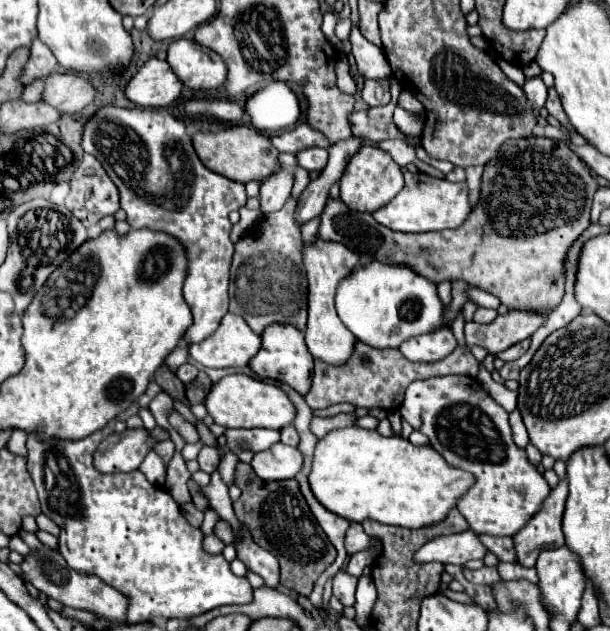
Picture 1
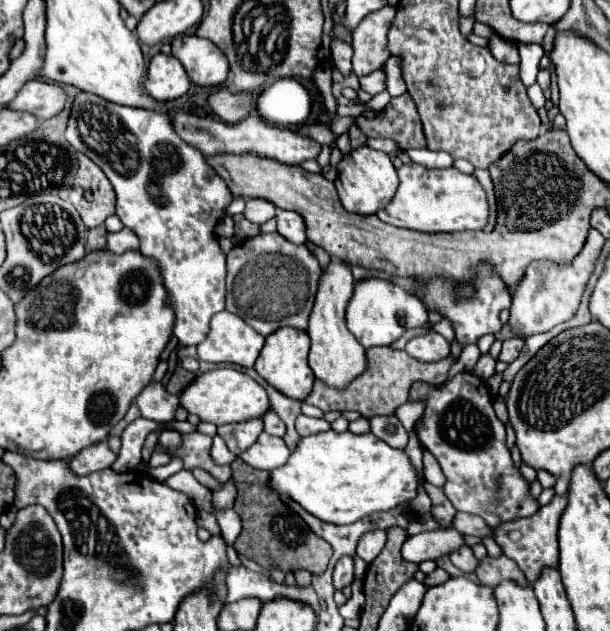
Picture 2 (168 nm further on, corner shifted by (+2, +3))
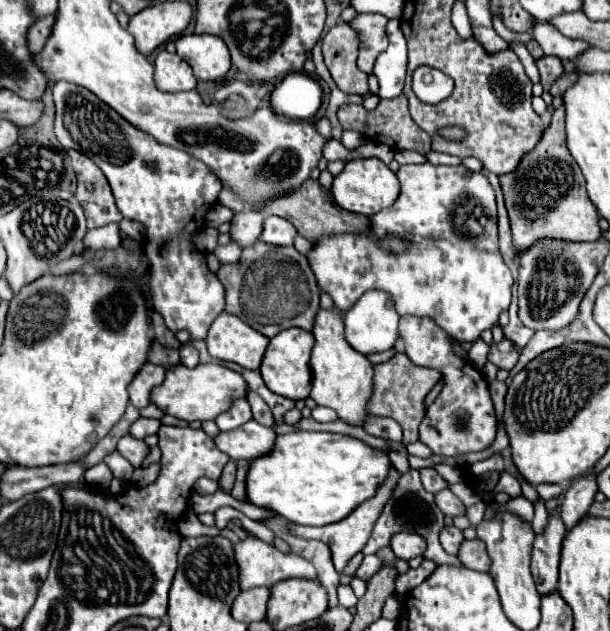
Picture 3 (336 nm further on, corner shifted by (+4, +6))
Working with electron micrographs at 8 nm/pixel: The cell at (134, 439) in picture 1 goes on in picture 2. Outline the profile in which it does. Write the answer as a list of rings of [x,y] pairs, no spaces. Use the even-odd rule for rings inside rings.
[[[98,442],[98,444],[92,444],[92,446],[80,450],[72,460],[68,460],[68,468],[78,476],[86,476],[90,472],[110,468],[114,460],[116,460],[116,454],[112,454],[108,444]]]

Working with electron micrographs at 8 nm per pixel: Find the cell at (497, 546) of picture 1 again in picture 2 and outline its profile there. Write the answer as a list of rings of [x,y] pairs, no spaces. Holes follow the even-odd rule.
[[[456,512],[454,520],[452,520],[452,528],[456,528],[462,534],[472,534],[472,536],[478,536],[478,538],[492,536],[490,526],[480,516],[474,516],[474,514]]]

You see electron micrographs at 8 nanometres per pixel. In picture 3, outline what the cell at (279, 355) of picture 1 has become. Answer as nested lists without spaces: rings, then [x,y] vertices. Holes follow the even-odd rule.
[[[296,327],[280,331],[276,337],[272,337],[270,345],[264,353],[262,365],[260,365],[260,373],[262,373],[268,389],[272,389],[274,393],[280,393],[282,397],[294,399],[294,401],[306,399],[310,395],[310,387],[312,387],[312,373],[310,373],[312,345],[314,345],[312,333],[304,331],[304,329],[296,329]]]

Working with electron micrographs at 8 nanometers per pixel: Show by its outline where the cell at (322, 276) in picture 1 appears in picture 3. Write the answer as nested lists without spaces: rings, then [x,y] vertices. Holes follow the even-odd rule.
[[[320,309],[312,329],[316,343],[312,349],[312,393],[310,397],[338,413],[338,417],[350,425],[362,425],[366,417],[366,403],[372,393],[372,363],[368,357],[352,345],[348,345],[344,335],[344,311],[340,309]]]

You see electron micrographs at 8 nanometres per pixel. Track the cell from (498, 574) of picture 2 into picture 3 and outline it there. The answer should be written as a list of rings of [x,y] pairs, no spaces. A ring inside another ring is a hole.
[[[480,539],[464,541],[464,545],[460,547],[460,553],[458,553],[458,559],[468,569],[482,571],[482,573],[490,571],[490,557],[488,557],[484,541],[480,541]]]

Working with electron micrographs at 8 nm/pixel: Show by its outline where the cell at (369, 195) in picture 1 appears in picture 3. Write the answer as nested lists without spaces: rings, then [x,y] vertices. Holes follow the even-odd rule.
[[[376,157],[348,161],[346,167],[342,169],[342,173],[334,177],[334,183],[332,183],[332,189],[330,189],[334,201],[342,209],[352,211],[352,213],[360,213],[360,215],[366,215],[366,217],[390,207],[396,201],[398,191],[400,191],[400,183],[396,179],[396,173],[392,173],[390,167],[384,165],[382,161],[378,161]]]

